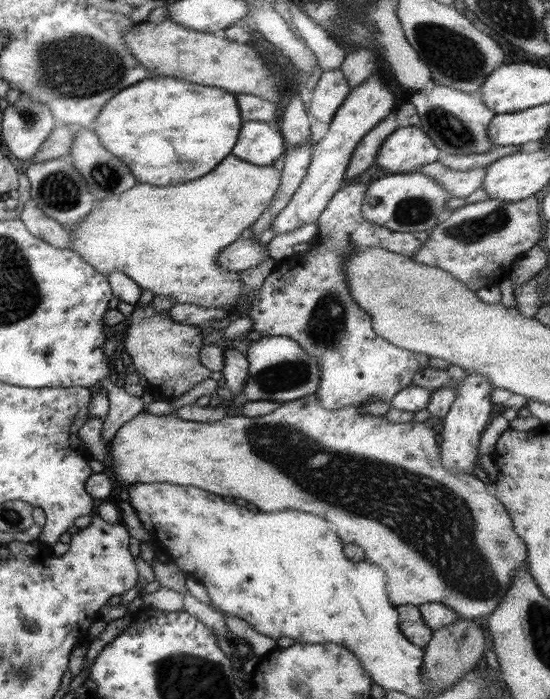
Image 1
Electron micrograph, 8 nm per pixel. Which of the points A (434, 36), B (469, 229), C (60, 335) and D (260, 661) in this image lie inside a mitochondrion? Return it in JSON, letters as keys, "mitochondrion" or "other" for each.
{"A":"mitochondrion","B":"mitochondrion","C":"other","D":"other"}

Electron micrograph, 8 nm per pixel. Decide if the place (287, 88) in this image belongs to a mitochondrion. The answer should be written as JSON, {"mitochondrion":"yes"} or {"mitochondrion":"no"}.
{"mitochondrion":"no"}

